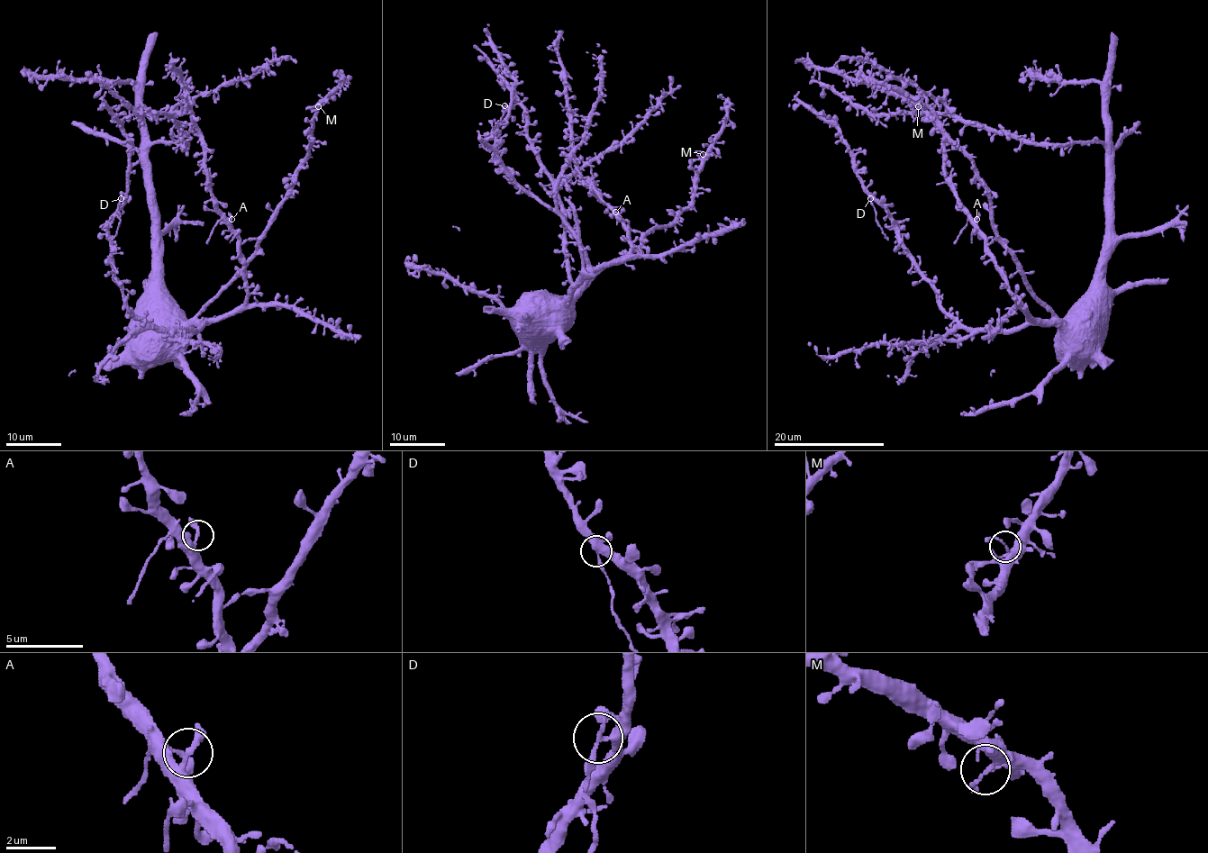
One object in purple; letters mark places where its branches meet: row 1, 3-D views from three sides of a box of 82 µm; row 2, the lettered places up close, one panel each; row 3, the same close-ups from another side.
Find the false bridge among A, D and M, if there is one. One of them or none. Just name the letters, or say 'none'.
D

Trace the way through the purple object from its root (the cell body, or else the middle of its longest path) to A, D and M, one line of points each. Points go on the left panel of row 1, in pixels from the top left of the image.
A: (158, 291), (165, 289), (177, 313), (190, 321), (256, 249), (255, 238), (240, 242), (230, 225), (231, 219)
D: (158, 291), (167, 291), (186, 321), (203, 323), (155, 330), (129, 310), (108, 237), (121, 198)
M: (158, 291), (165, 289), (177, 313), (190, 321), (244, 266), (307, 152), (312, 118), (318, 106)

